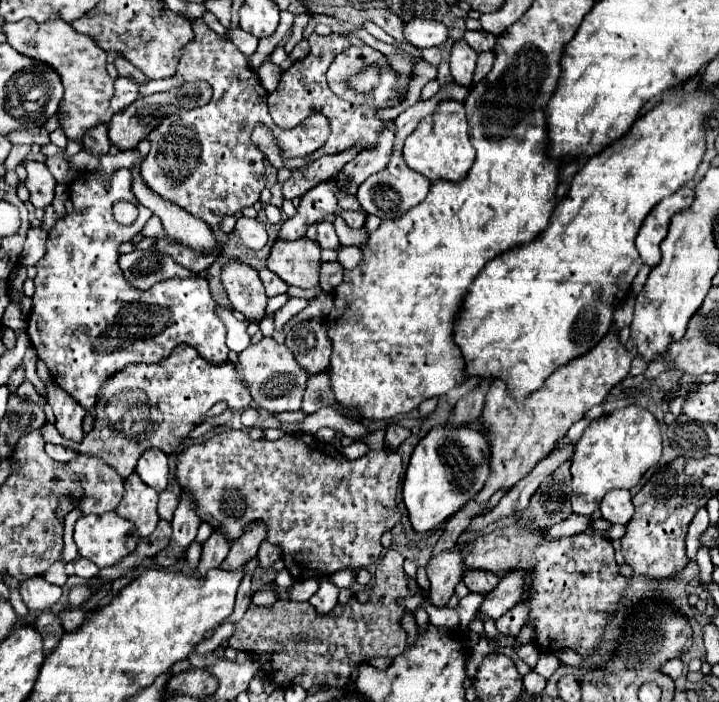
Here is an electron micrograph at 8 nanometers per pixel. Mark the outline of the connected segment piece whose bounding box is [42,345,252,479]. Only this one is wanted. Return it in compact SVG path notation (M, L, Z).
M182 345L162 363L128 365L124 371L120 371L118 375L108 379L102 393L100 393L98 405L92 411L94 417L96 417L96 421L94 421L96 427L94 427L94 431L90 431L84 437L82 443L72 443L68 439L64 439L52 423L46 423L42 427L42 437L44 437L46 443L62 445L62 447L68 447L68 449L82 453L82 455L94 455L94 457L102 459L106 465L110 465L114 471L118 471L118 475L122 475L122 479L128 479L134 473L134 467L136 467L136 463L138 463L138 459L142 457L144 451L158 447L166 455L174 453L178 449L178 445L182 443L182 439L194 429L194 423L198 423L206 415L206 411L212 405L216 405L218 401L226 401L228 409L232 409L232 411L246 409L252 403L248 389L244 385L240 385L240 381L236 379L236 371L234 371L232 363L212 365L212 363L204 361L192 347Z

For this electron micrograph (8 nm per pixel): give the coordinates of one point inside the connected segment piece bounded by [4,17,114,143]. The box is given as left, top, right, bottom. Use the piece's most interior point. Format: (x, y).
(81, 64)

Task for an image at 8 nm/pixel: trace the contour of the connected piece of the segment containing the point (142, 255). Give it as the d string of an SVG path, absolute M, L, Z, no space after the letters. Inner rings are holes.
M150 249L120 255L118 265L120 265L126 281L140 291L150 289L154 283L164 281L164 279L192 275L188 269L174 263L172 257L162 255L158 251L150 251Z

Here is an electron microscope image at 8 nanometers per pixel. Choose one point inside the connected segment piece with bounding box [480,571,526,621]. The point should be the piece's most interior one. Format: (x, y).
(509, 591)

